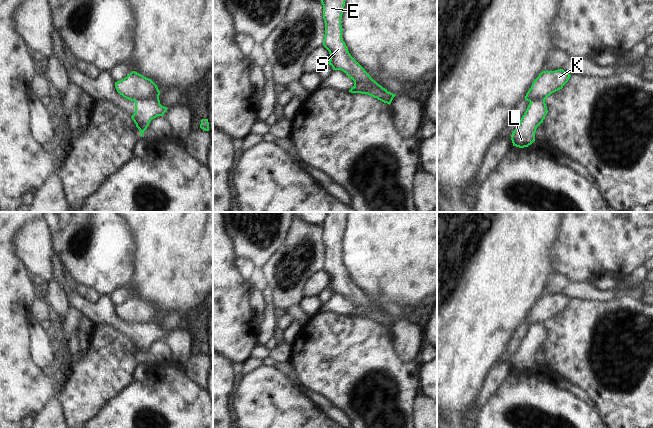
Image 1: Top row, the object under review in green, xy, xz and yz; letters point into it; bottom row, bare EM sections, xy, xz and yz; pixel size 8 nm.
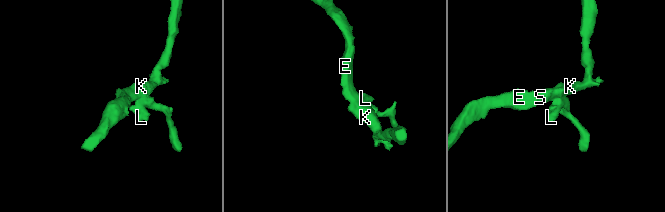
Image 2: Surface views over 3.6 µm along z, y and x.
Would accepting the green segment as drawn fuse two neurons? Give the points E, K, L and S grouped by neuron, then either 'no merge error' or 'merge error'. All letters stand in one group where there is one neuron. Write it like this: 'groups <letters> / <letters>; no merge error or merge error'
groups E K S / L; merge error

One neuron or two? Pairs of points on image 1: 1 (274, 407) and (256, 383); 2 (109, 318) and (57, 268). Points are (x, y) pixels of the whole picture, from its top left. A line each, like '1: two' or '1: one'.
1: one
2: one

